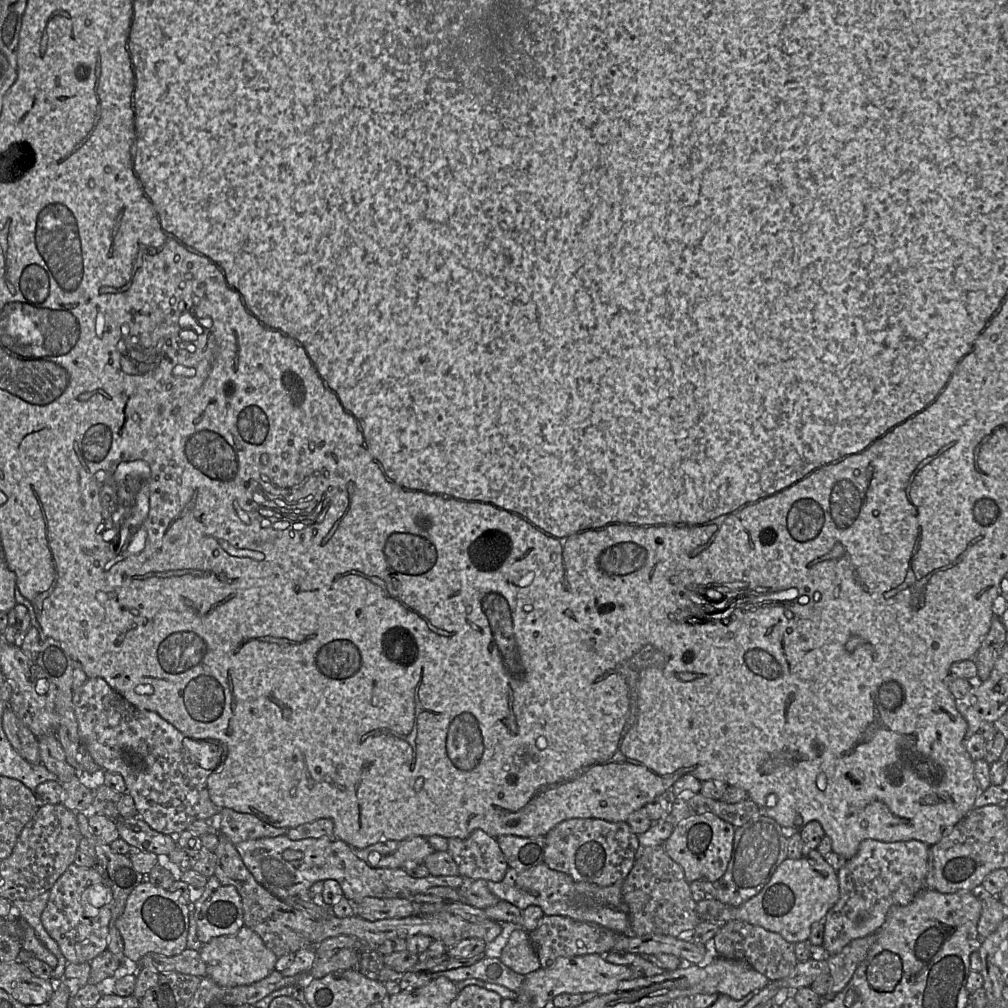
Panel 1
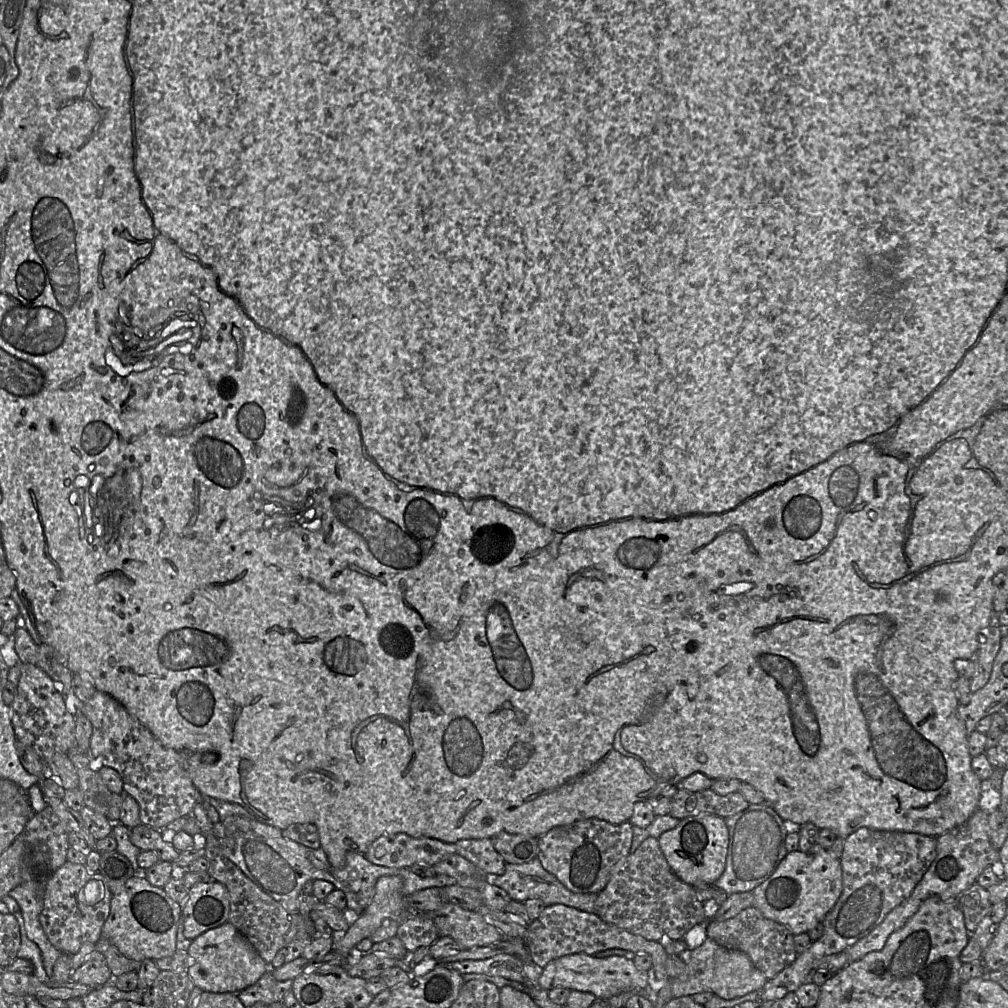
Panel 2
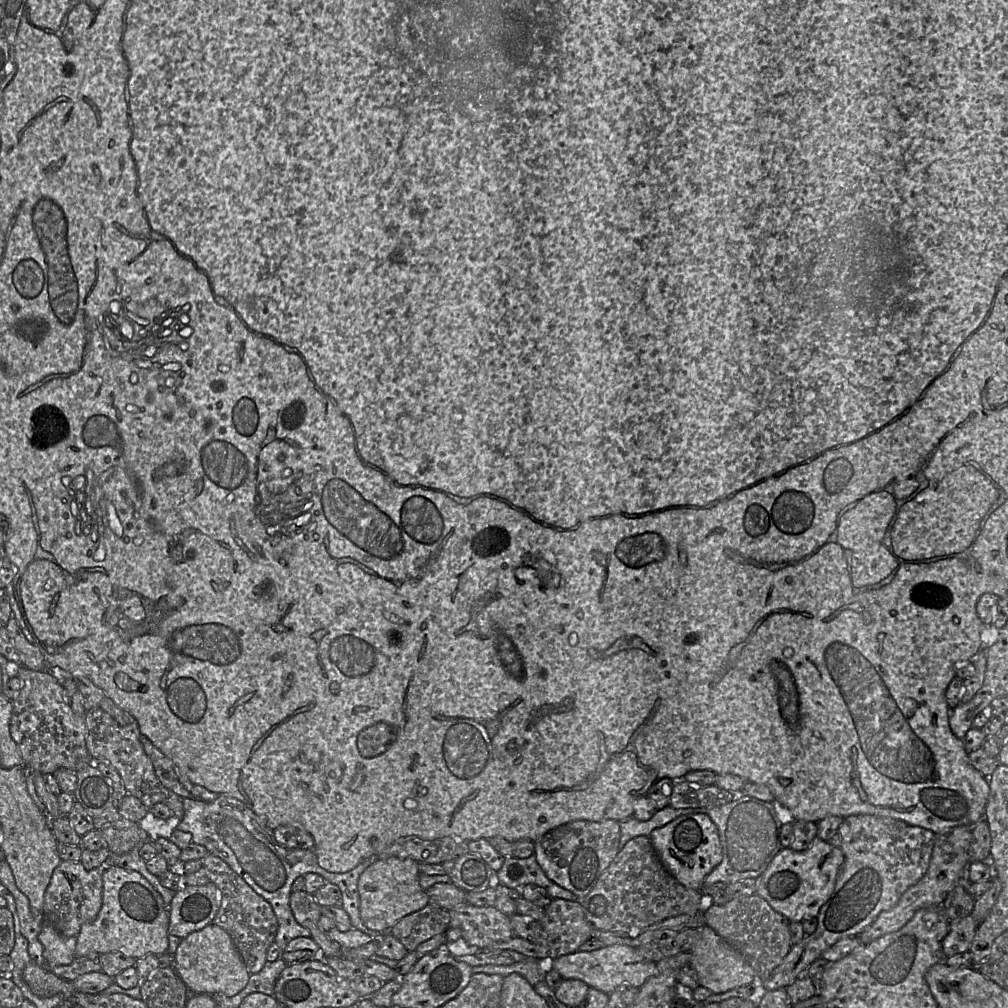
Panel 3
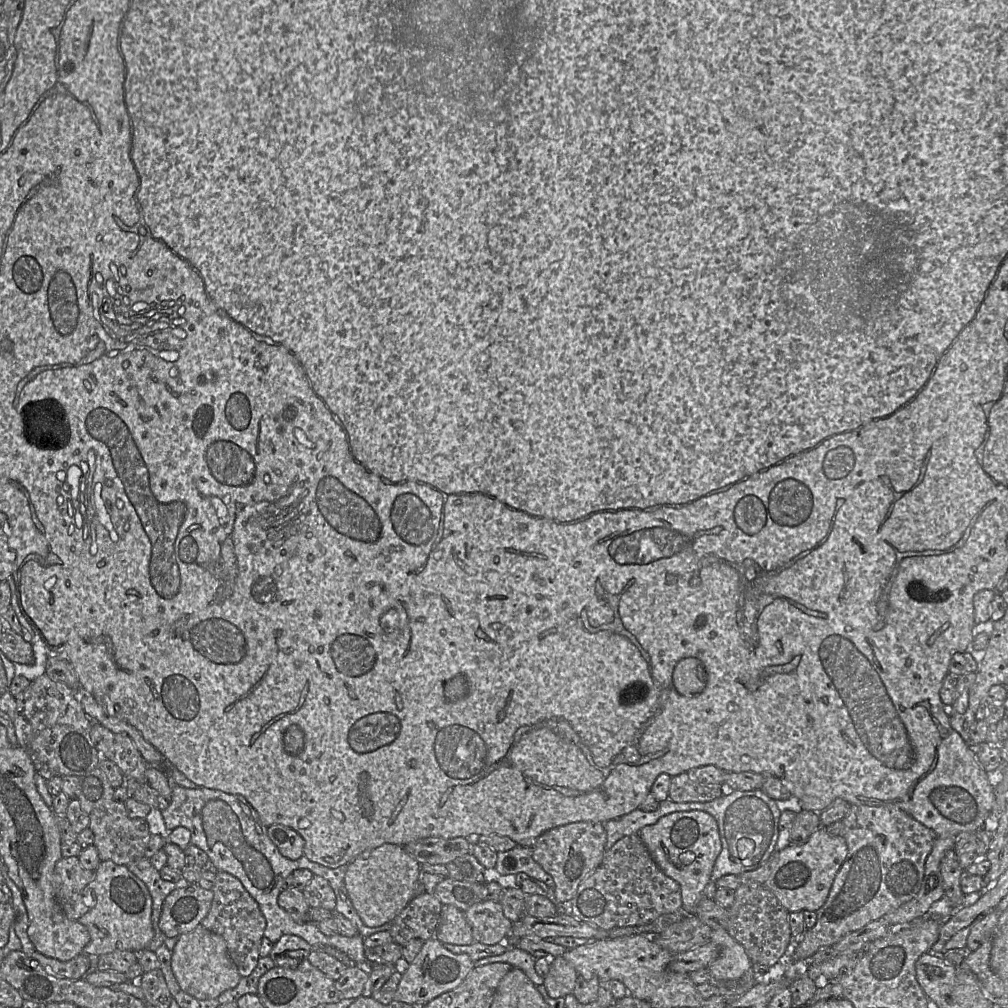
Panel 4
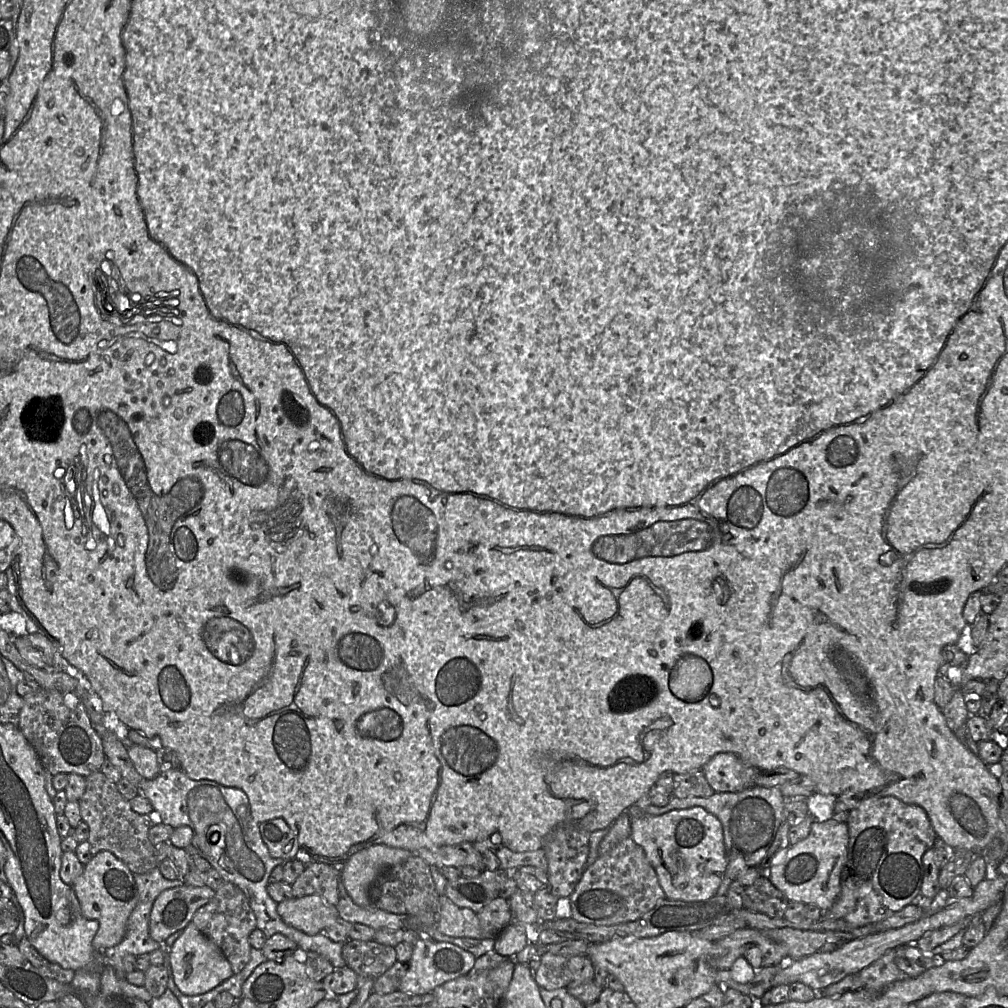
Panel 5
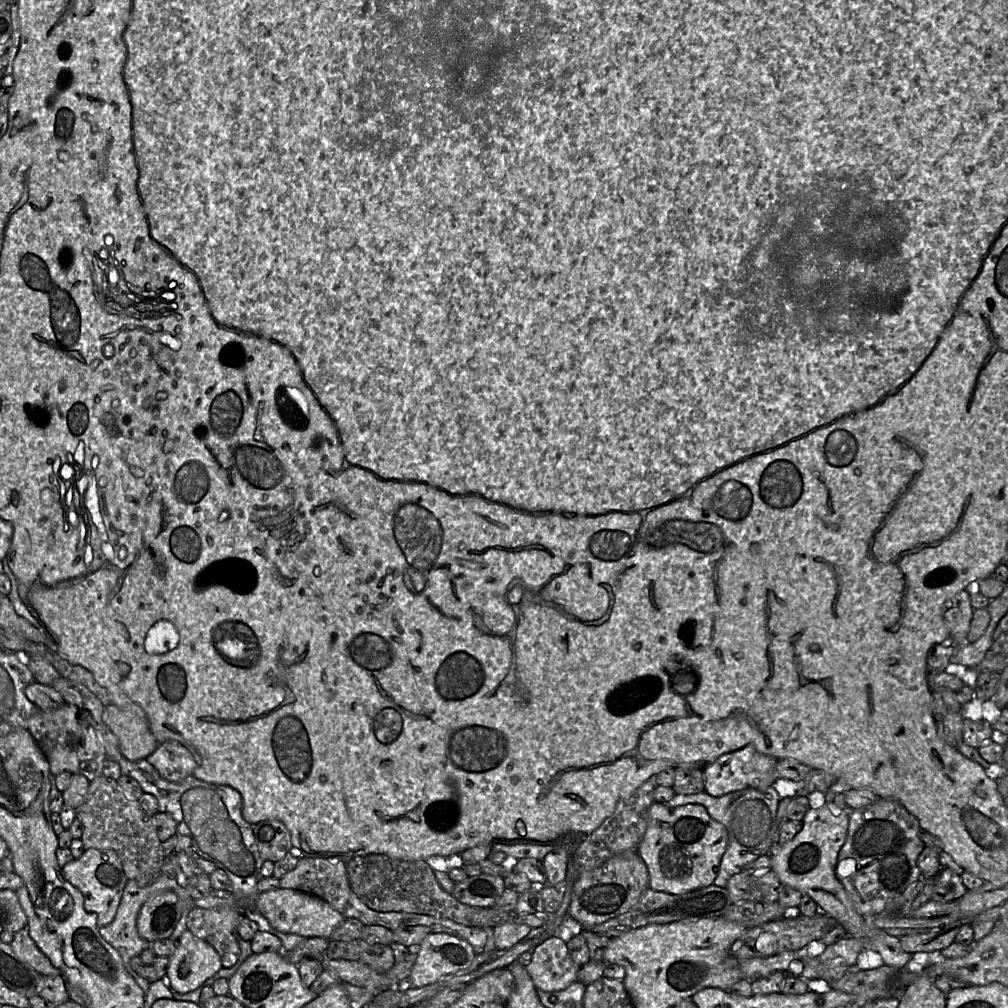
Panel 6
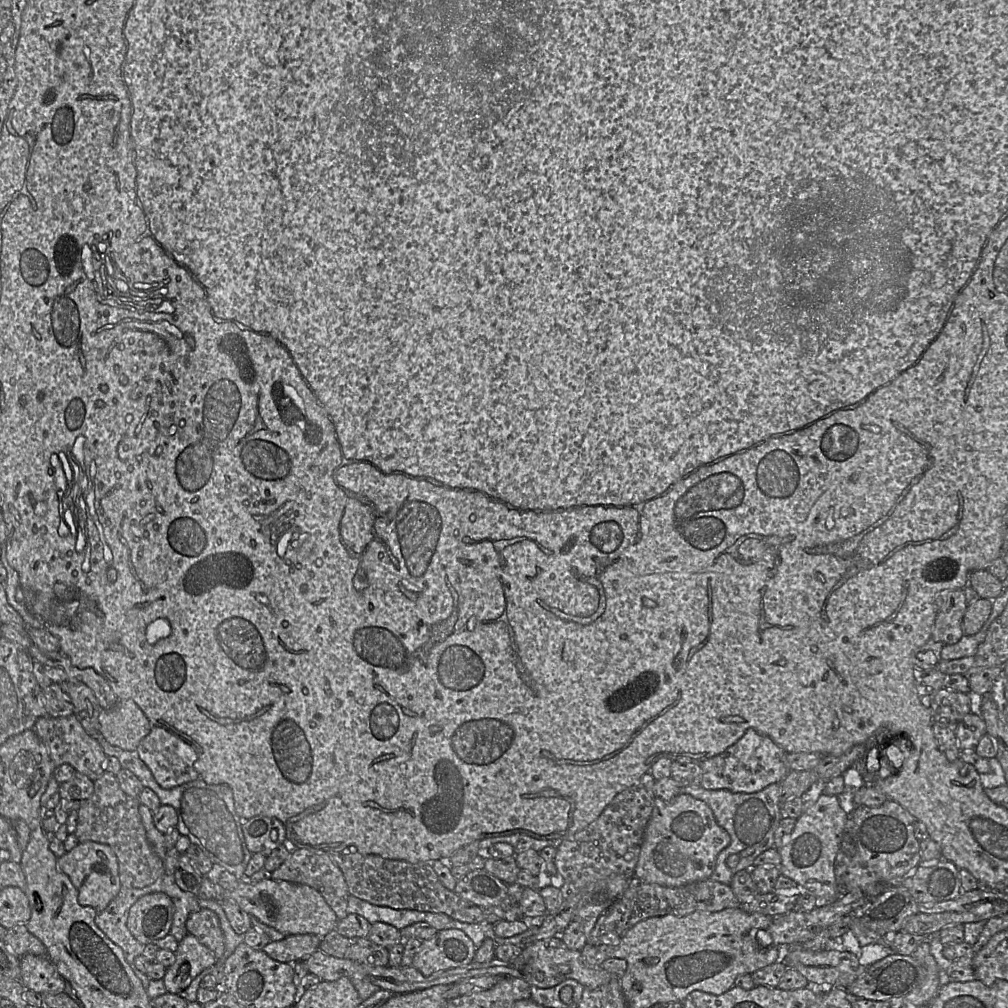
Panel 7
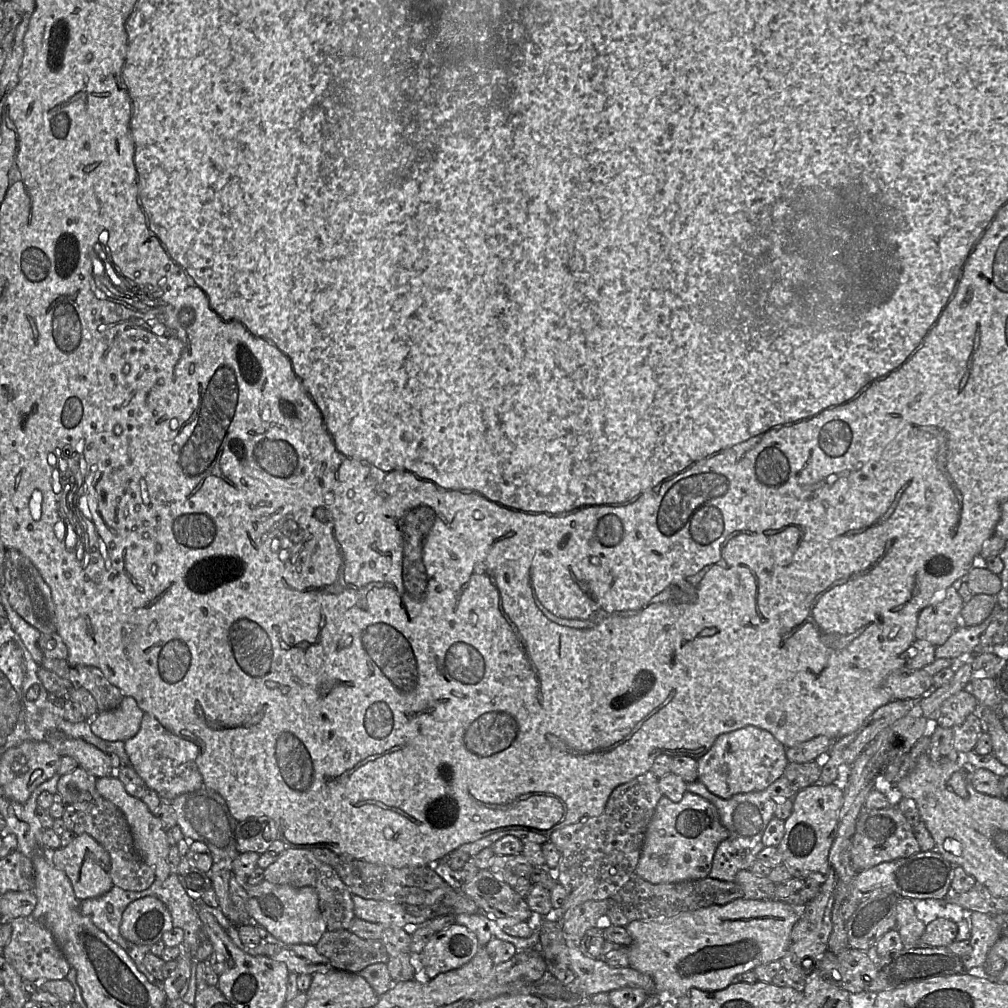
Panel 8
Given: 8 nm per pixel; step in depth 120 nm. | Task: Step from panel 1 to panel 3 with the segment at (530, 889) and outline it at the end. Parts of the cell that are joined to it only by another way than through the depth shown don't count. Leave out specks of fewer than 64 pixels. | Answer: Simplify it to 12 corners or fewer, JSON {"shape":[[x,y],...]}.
{"shape":[[534,854],[504,857],[491,876],[495,884],[518,890],[544,887],[551,899],[578,901],[546,876]]}

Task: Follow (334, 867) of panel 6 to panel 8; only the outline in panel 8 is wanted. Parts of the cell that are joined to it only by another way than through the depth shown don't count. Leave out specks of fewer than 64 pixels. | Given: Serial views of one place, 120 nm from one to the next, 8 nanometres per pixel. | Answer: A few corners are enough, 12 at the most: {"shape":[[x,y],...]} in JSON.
{"shape":[[286,848],[264,880],[310,886],[327,931],[348,929],[352,893],[312,851]]}

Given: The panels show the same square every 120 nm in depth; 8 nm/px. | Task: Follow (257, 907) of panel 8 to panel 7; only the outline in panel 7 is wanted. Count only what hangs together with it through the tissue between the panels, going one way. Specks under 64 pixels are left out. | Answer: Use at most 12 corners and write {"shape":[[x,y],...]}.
{"shape":[[272,879],[225,890],[285,936],[324,937],[339,922],[305,884]]}

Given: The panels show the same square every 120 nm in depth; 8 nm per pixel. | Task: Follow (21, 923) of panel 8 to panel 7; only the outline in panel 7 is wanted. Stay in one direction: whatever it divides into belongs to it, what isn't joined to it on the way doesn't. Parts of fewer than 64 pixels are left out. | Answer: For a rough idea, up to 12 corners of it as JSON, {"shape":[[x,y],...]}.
{"shape":[[47,955],[20,957],[21,982],[40,994],[66,981]]}

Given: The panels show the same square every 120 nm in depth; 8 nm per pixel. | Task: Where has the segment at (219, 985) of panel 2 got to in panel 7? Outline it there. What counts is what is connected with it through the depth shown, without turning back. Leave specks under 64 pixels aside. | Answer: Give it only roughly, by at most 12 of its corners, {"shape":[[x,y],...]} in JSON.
{"shape":[[187,934],[163,978],[179,994],[204,969],[214,953]]}

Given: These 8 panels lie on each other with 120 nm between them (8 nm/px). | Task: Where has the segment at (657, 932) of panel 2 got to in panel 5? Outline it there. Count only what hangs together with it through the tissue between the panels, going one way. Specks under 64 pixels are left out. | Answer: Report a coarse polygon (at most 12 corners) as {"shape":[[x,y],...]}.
{"shape":[[629,836],[585,869],[564,911],[609,926],[666,896]]}

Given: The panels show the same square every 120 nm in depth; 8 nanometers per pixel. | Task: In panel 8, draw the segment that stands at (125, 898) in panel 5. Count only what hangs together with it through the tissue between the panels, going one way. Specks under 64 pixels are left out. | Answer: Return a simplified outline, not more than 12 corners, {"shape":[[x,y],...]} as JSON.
{"shape":[[90,835],[45,851],[78,900],[114,886],[109,853]]}

